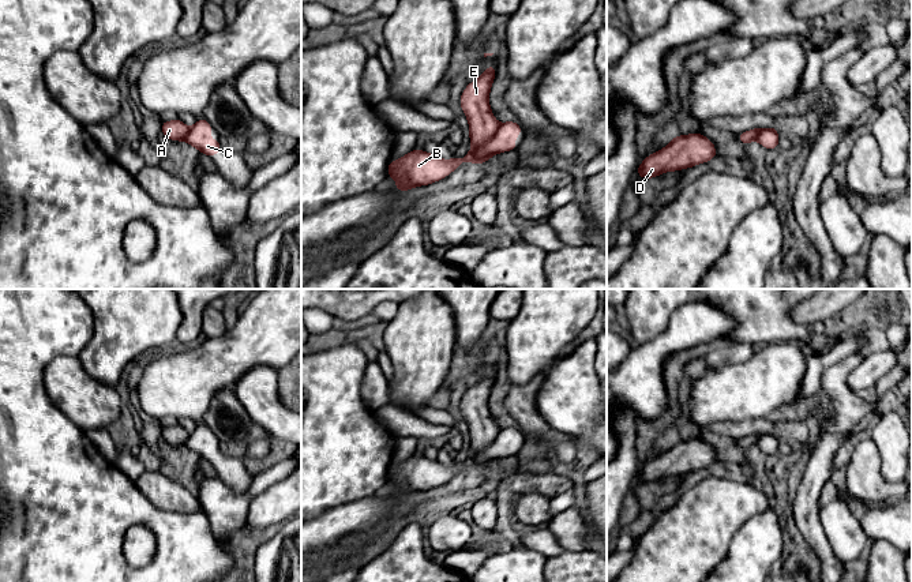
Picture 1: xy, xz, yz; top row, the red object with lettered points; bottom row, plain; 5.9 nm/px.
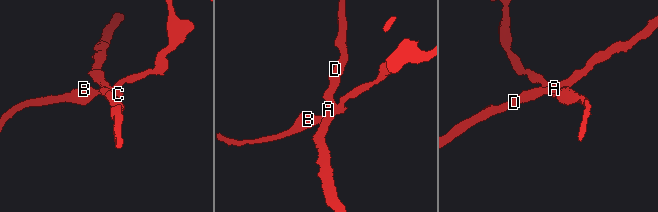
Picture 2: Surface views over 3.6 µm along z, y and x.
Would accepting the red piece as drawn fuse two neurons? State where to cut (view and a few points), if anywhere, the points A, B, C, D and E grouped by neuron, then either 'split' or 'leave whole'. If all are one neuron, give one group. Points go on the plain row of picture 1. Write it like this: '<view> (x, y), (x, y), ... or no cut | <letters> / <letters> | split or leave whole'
xz (500, 430), (496, 438), (479, 455), (470, 457) | A D E / B C | split

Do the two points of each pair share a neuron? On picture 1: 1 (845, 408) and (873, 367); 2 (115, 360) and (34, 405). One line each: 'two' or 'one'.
1: two
2: two

